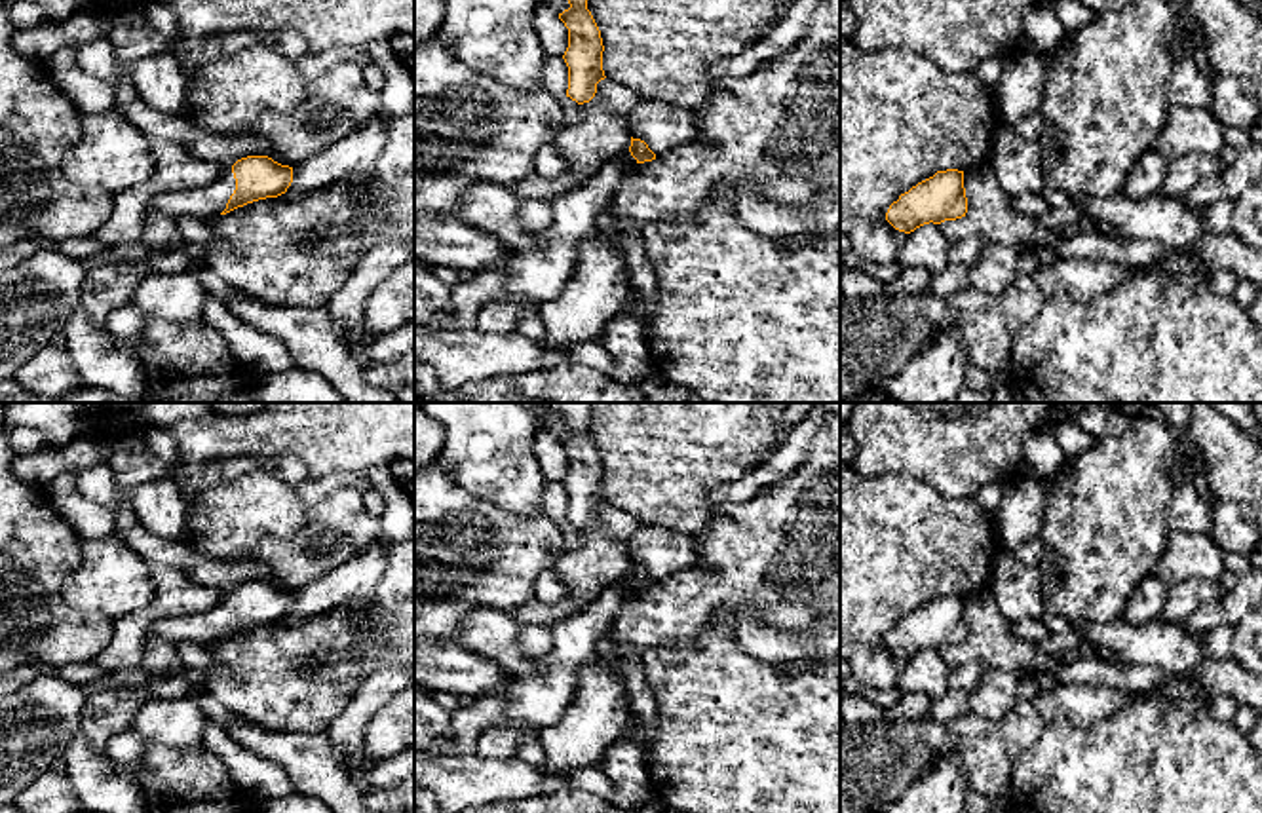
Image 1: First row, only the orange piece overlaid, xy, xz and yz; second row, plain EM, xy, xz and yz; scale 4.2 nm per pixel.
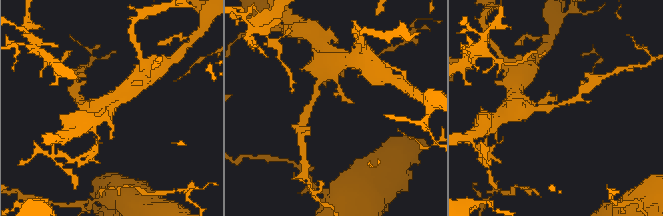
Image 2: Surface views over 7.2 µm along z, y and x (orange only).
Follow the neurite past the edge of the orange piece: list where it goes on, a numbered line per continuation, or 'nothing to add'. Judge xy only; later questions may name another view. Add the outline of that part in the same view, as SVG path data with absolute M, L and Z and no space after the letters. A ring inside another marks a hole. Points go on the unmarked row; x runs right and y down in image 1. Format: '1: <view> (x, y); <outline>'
1: xy (206, 627); M234 598L192 615L167 617L150 625L146 636L165 638L169 642L190 640L209 646L226 634L230 621L236 615Z

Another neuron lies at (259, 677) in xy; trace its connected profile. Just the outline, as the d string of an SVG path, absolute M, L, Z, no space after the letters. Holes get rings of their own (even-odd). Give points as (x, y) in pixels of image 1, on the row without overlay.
M414 534L409 539L390 541L382 579L367 600L340 606L300 625L258 625L226 640L215 640L209 652L219 669L203 688L222 707L270 731L325 733L373 672L386 667L414 671ZM319 661L329 665L359 661L367 672L331 680L302 671L304 665Z

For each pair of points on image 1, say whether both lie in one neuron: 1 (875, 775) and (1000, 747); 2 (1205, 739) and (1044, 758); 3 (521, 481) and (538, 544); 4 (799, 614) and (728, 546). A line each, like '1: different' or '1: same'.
1: same
2: same
3: different
4: different

